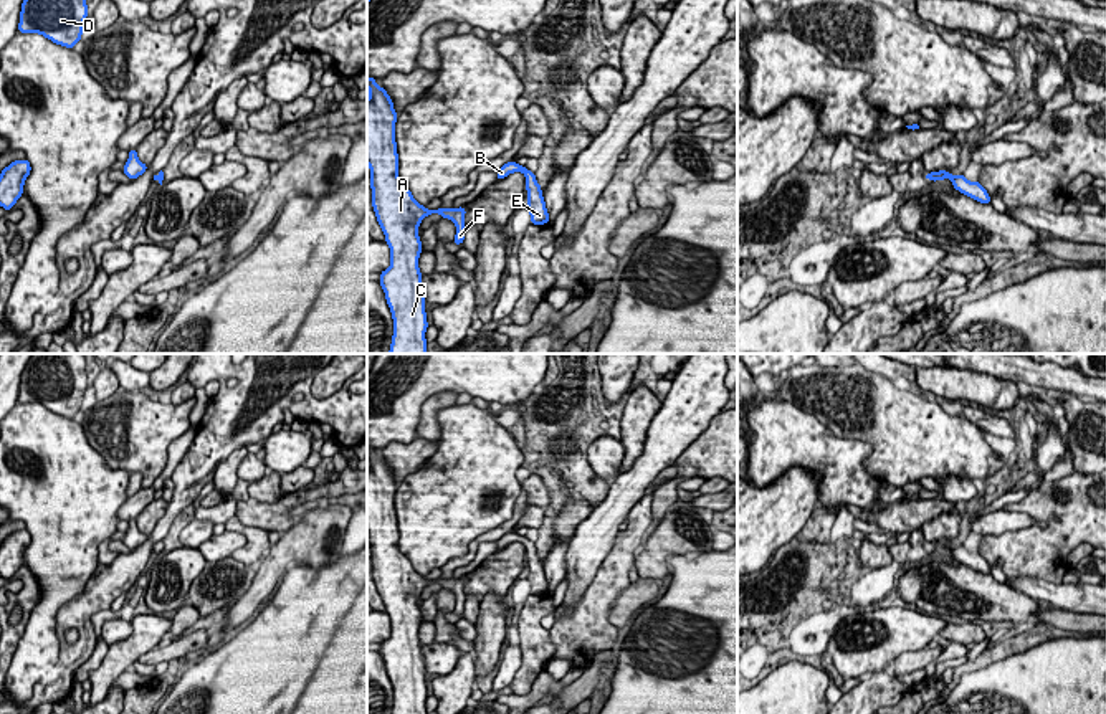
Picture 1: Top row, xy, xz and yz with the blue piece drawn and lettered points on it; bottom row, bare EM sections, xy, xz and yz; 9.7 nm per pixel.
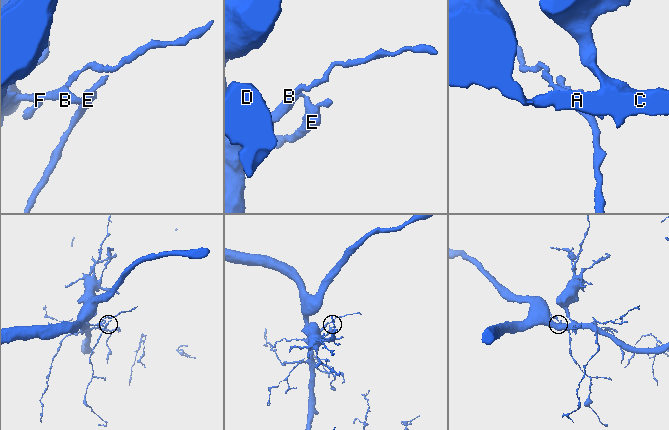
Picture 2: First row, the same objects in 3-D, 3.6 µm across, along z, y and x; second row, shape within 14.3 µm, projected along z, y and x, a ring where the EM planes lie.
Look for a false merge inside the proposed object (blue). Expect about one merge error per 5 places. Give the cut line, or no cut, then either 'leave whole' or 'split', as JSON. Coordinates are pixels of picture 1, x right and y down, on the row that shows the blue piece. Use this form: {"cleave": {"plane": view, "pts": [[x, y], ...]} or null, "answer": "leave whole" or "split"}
{"cleave": null, "answer": "leave whole"}

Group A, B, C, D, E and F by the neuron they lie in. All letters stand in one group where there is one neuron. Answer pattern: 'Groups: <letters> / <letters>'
Groups: A B C D E F

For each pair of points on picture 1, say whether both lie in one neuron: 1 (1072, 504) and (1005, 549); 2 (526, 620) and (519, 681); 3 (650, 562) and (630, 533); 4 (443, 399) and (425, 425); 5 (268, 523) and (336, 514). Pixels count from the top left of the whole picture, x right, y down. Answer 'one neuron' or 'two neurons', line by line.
1: one neuron
2: one neuron
3: two neurons
4: one neuron
5: two neurons

